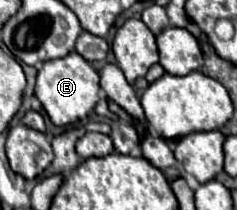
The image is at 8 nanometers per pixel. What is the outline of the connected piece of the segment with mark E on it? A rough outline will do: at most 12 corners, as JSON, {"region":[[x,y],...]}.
{"region":[[77,51],[45,61],[35,95],[55,125],[85,119],[99,71]]}

